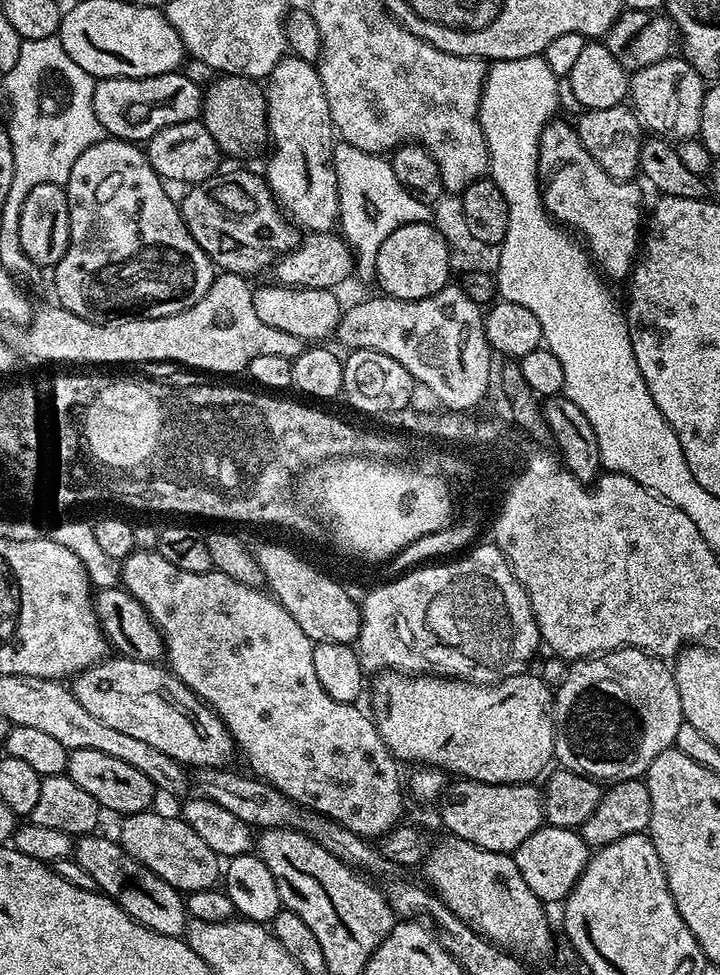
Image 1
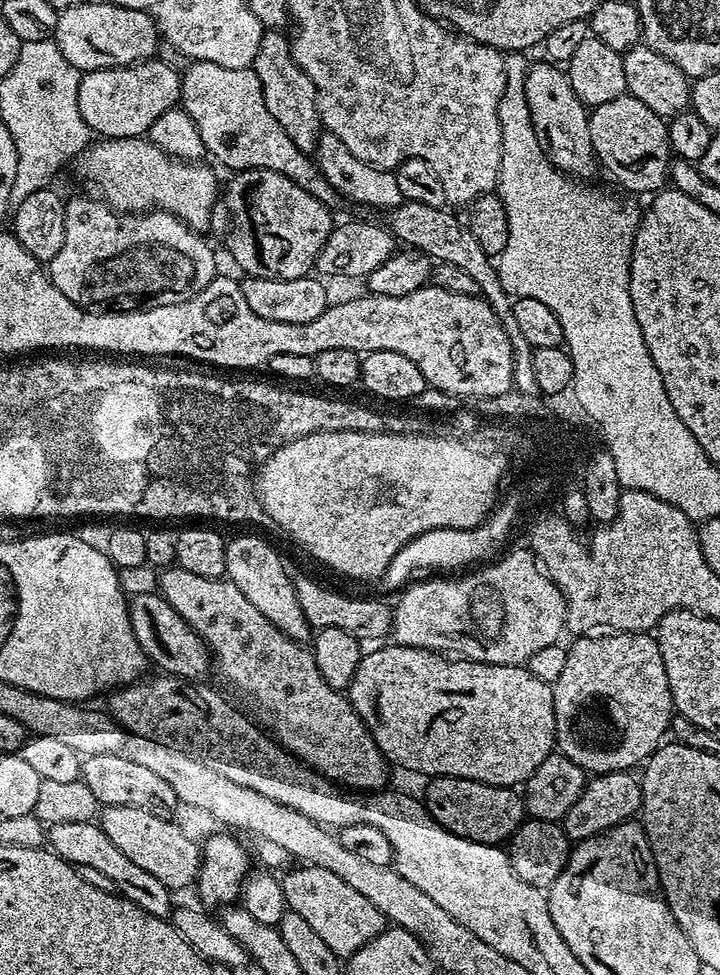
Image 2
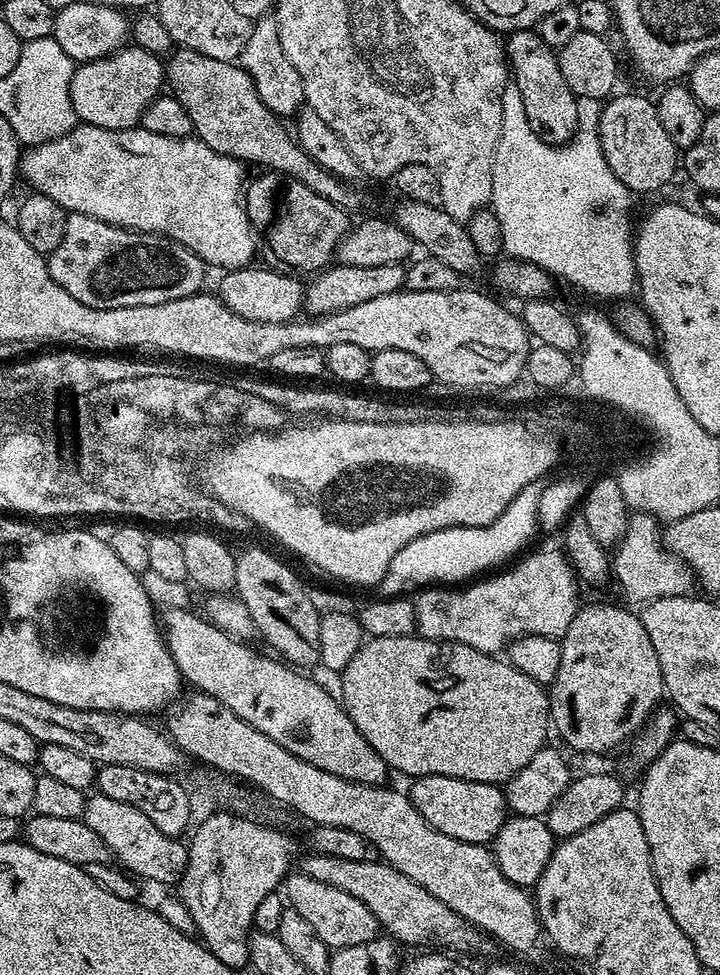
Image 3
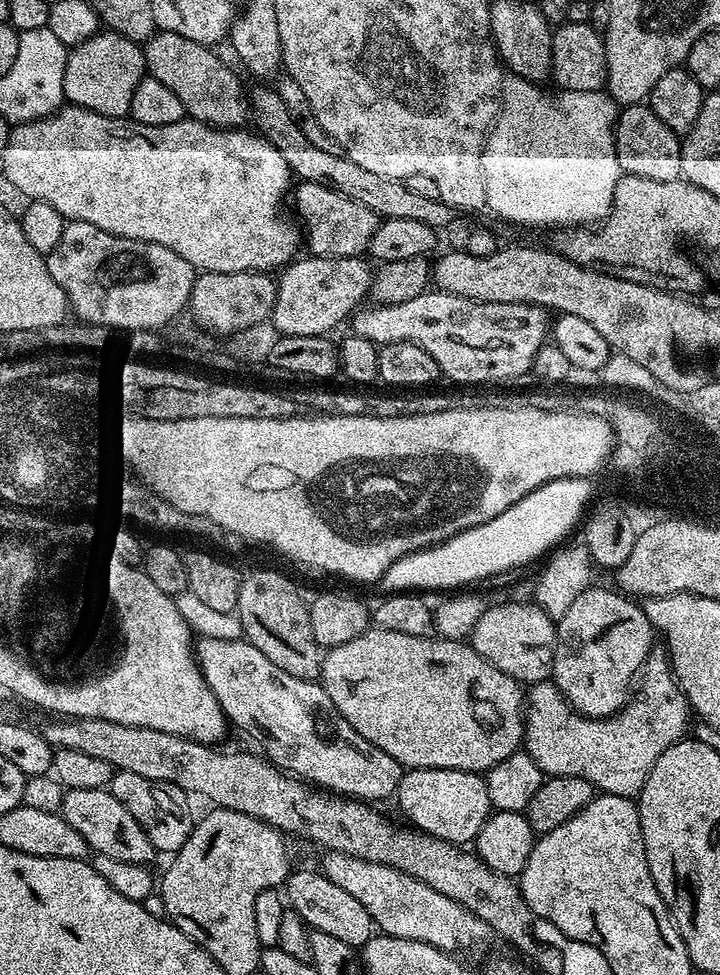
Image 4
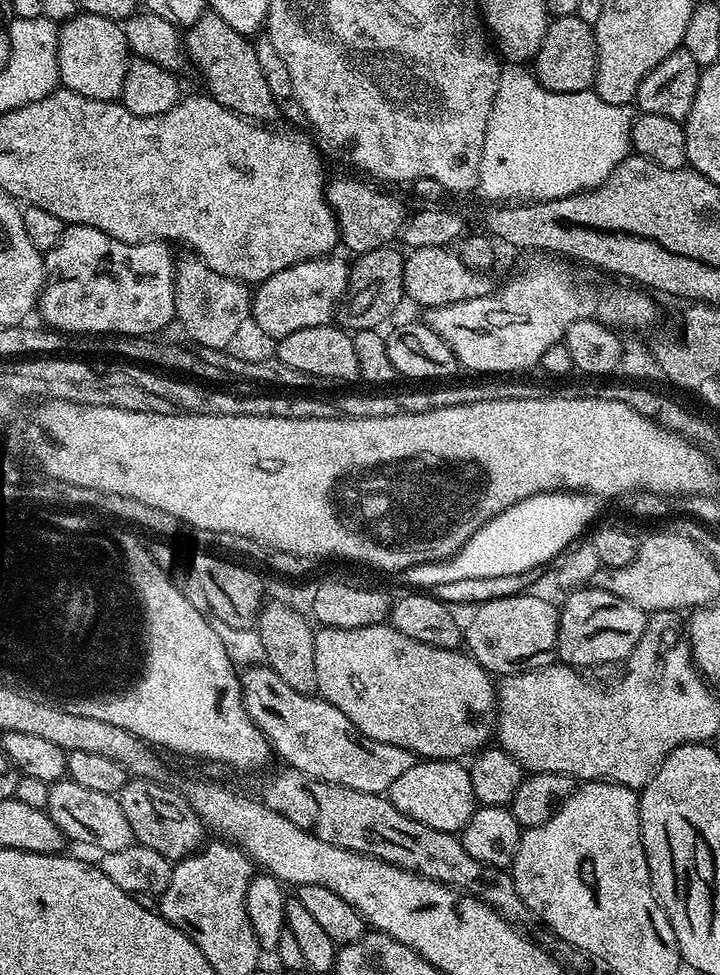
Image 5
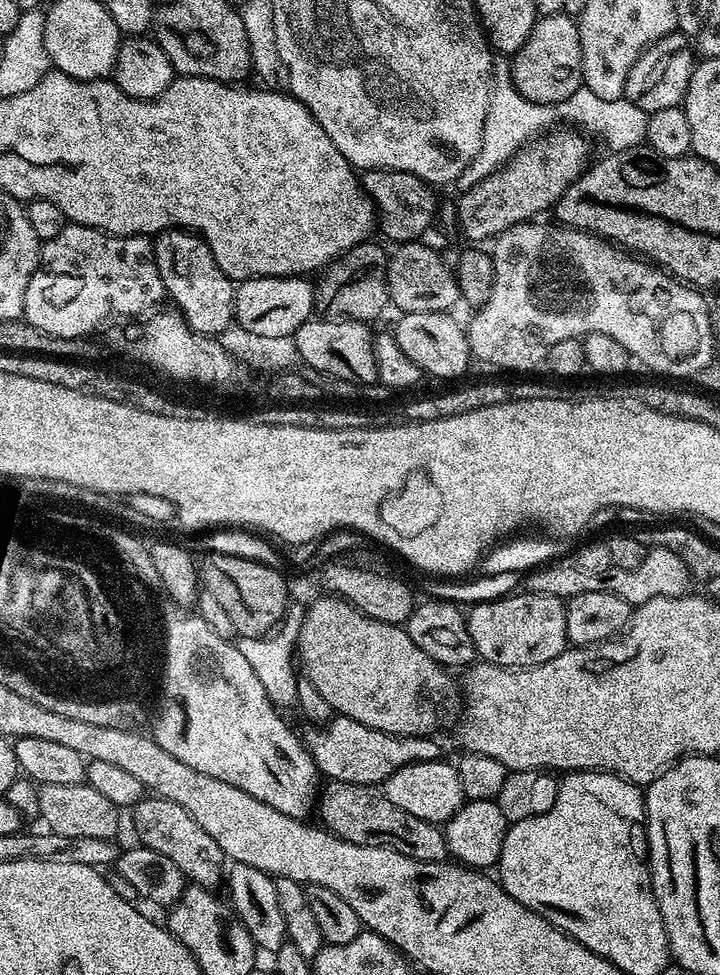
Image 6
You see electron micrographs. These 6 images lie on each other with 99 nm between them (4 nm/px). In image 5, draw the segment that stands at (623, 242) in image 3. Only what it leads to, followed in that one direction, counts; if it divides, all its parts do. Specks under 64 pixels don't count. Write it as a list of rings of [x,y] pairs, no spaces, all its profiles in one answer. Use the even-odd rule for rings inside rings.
[[[505,63],[500,70],[498,90],[486,126],[480,169],[476,175],[478,192],[488,202],[531,202],[553,200],[596,188],[629,156],[633,119],[633,109],[627,104],[602,102],[594,90],[551,92],[536,81],[525,65]]]

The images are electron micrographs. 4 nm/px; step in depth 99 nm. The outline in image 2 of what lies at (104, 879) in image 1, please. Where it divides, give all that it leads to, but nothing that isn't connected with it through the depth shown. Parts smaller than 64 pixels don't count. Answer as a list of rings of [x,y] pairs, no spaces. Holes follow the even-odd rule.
[[[87,820],[86,822],[58,822],[49,824],[46,828],[46,844],[57,856],[61,856],[67,864],[75,866],[77,869],[82,866],[90,866],[106,874],[114,882],[117,893],[132,904],[137,904],[141,910],[148,913],[149,916],[167,917],[174,907],[172,901],[173,893],[154,874],[146,874],[142,866],[135,862],[130,862],[110,838],[102,831],[99,823]]]

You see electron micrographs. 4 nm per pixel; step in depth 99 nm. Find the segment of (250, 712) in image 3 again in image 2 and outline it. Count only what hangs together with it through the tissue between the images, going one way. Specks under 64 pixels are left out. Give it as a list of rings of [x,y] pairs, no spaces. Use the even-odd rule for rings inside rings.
[[[139,593],[128,600],[128,620],[140,643],[145,657],[160,667],[159,671],[181,678],[200,678],[210,668],[208,645],[201,640],[199,634],[180,617],[164,597],[152,593]]]

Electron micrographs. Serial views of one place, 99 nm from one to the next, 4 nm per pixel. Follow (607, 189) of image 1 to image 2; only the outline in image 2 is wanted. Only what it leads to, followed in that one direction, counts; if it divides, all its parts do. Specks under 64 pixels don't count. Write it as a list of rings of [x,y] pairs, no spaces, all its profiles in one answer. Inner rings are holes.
[[[529,63],[524,76],[526,106],[530,110],[530,122],[534,126],[538,146],[548,161],[561,172],[572,178],[584,178],[580,176],[586,175],[588,167],[594,164],[588,125],[589,109],[580,101],[578,94],[574,94],[574,86],[570,86],[567,71],[563,67],[543,63]]]

